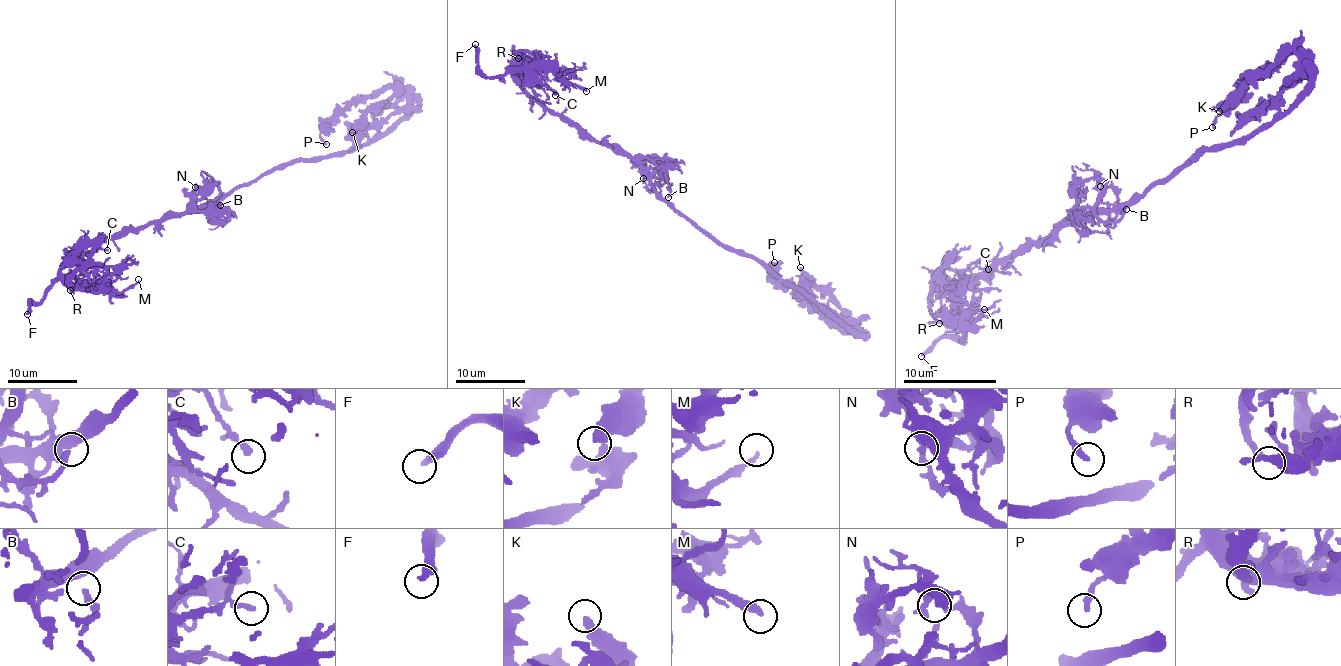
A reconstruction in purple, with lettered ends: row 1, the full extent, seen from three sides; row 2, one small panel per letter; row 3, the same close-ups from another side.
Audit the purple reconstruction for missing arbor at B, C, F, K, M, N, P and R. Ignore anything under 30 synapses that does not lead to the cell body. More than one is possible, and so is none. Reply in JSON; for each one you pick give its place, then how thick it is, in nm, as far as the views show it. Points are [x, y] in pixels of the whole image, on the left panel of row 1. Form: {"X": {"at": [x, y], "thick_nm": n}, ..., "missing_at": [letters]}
{"F": {"at": [27, 314], "thick_nm": 320}, "missing_at": ["F"]}

